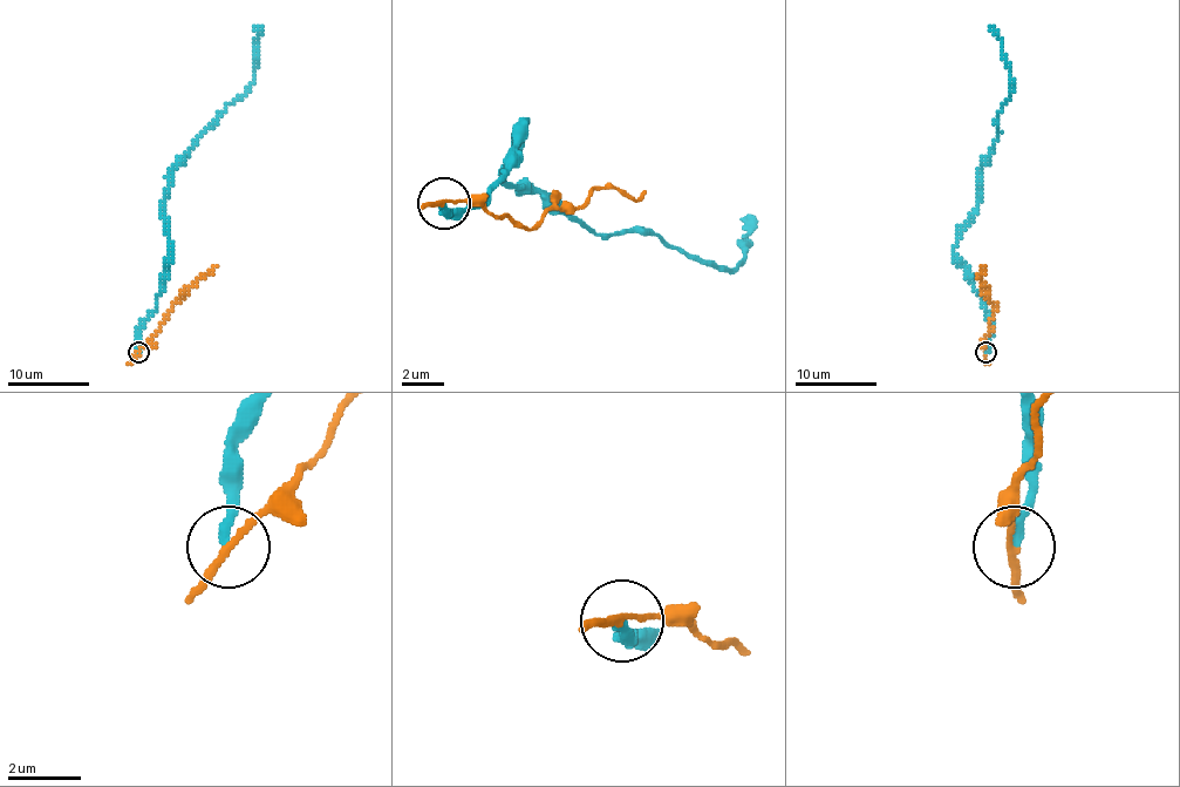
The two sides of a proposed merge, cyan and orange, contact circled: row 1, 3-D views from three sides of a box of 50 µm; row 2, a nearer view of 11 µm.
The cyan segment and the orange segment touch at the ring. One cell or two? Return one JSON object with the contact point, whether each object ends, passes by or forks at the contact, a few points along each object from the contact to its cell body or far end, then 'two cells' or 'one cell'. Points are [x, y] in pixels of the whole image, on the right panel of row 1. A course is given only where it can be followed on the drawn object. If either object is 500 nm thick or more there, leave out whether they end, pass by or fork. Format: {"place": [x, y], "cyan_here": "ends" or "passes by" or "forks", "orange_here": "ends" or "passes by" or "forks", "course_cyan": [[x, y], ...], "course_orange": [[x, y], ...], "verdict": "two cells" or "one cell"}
{"place": [986, 352], "cyan_here": "ends", "orange_here": "passes by", "course_cyan": [[987, 353], [990, 318], [954, 253], [1010, 92], [990, 27]], "course_orange": [[987, 353], [984, 338], [990, 332], [996, 307], [980, 282], [984, 269], [980, 268]], "verdict": "two cells"}

